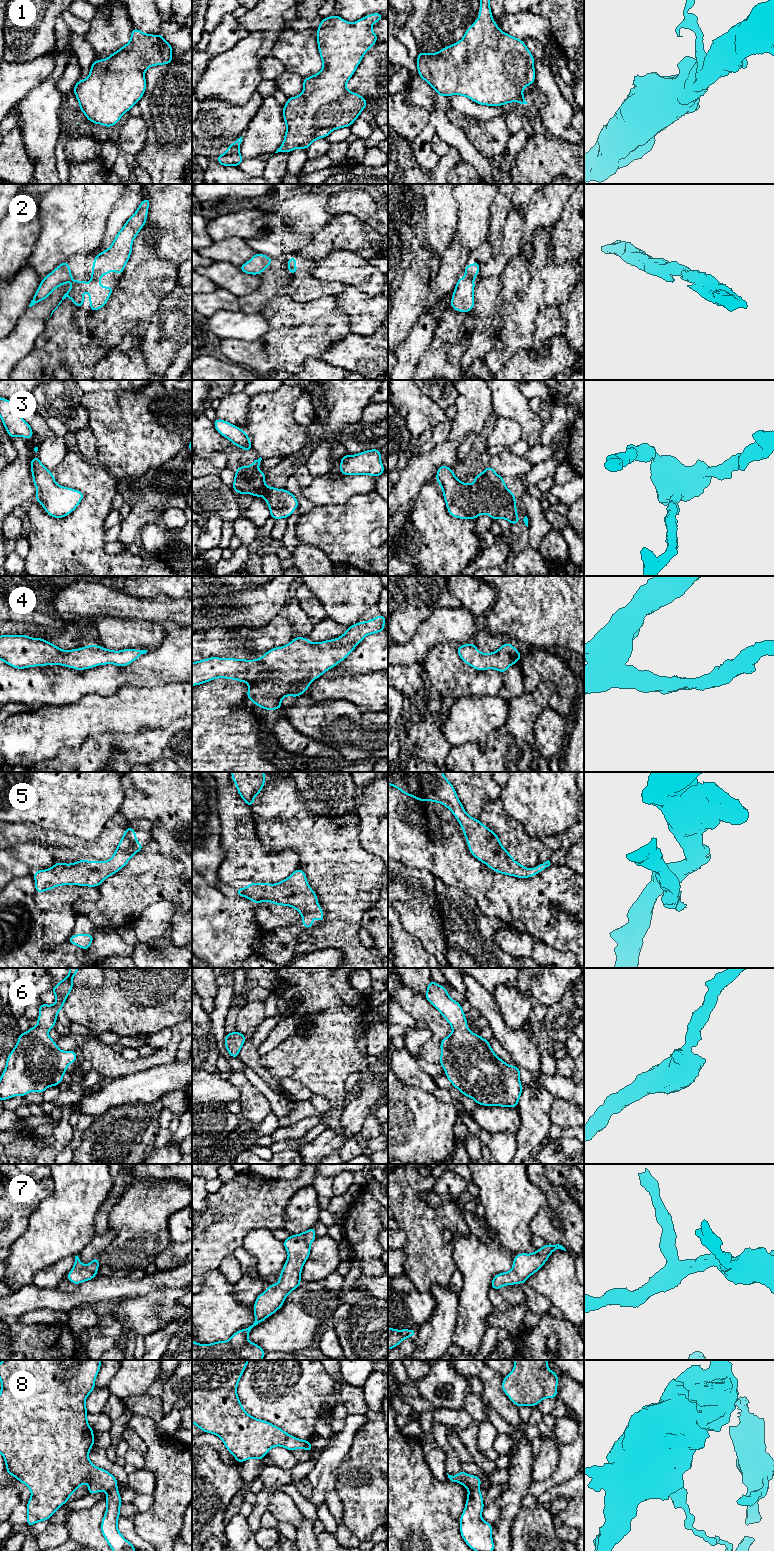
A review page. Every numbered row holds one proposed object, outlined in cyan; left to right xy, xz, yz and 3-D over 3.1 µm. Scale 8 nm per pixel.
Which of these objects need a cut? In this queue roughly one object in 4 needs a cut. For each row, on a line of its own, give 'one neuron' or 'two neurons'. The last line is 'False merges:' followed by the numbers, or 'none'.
1: one neuron
2: one neuron
3: one neuron
4: one neuron
5: one neuron
6: one neuron
7: one neuron
8: two neurons
False merges: 8

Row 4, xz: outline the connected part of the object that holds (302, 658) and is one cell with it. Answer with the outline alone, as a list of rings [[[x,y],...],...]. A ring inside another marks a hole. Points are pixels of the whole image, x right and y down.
[[[379,614],[374,619],[353,624],[336,639],[318,643],[297,636],[287,645],[275,647],[267,651],[261,658],[254,660],[210,657],[192,662],[192,686],[201,685],[221,677],[245,682],[249,685],[247,698],[254,704],[265,711],[282,709],[281,701],[284,697],[293,696],[297,698],[306,692],[313,680],[346,659],[366,635],[385,631],[386,620],[382,614]]]

